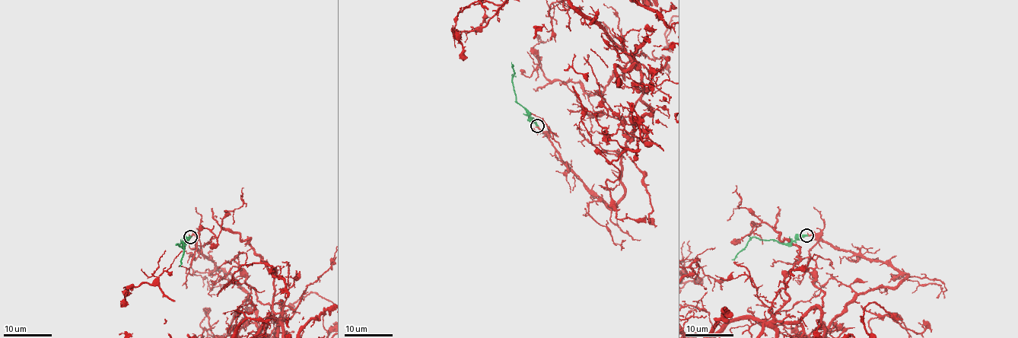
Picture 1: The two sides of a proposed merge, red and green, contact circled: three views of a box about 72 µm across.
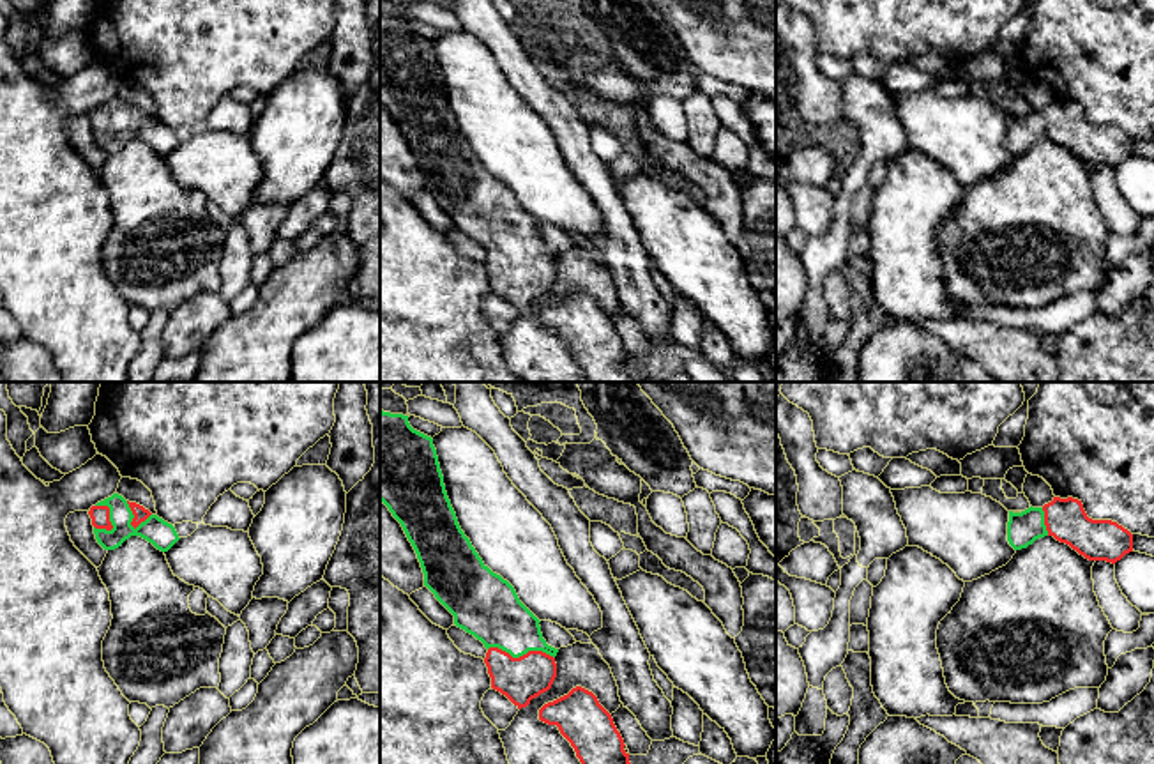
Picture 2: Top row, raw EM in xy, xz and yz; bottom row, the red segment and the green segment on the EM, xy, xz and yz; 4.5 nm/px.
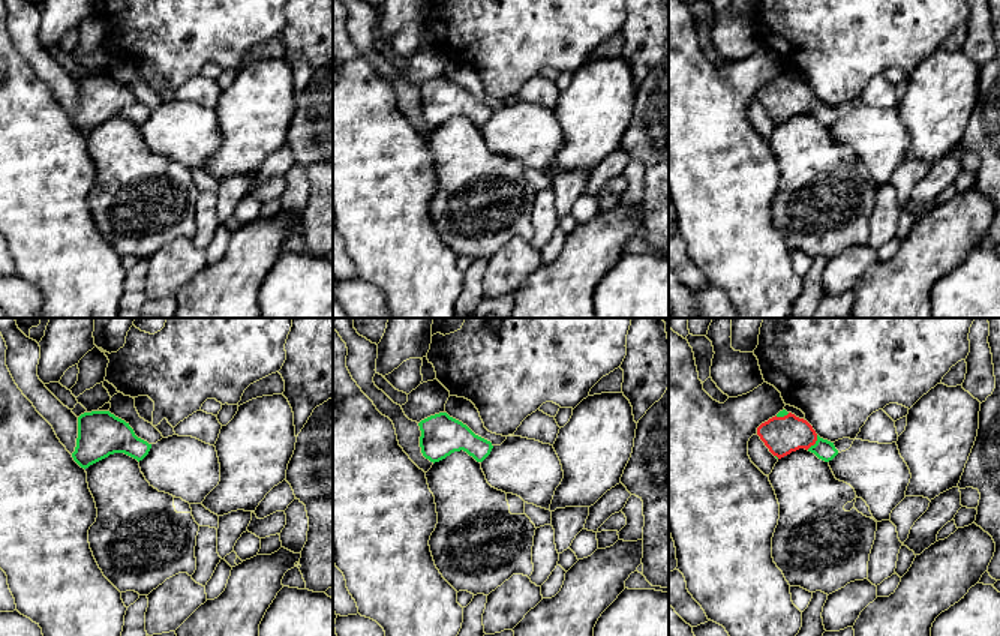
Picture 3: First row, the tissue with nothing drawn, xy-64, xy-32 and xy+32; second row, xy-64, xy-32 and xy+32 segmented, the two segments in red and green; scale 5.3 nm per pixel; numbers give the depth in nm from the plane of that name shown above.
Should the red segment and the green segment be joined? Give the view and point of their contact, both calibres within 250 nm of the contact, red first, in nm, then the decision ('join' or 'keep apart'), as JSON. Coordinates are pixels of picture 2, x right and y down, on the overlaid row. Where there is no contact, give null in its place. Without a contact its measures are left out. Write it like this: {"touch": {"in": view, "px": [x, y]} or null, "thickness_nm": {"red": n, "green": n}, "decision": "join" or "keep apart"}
{"touch": {"in": "xz", "px": [522, 657]}, "thickness_nm": {"red": 200, "green": 280}, "decision": "join"}

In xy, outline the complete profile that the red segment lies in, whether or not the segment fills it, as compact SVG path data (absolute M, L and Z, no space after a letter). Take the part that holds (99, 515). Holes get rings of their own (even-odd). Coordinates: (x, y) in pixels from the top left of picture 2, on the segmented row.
M118 493L92 506L88 515L95 539L104 550L115 550L131 536L140 536L168 552L180 539L171 523Z

